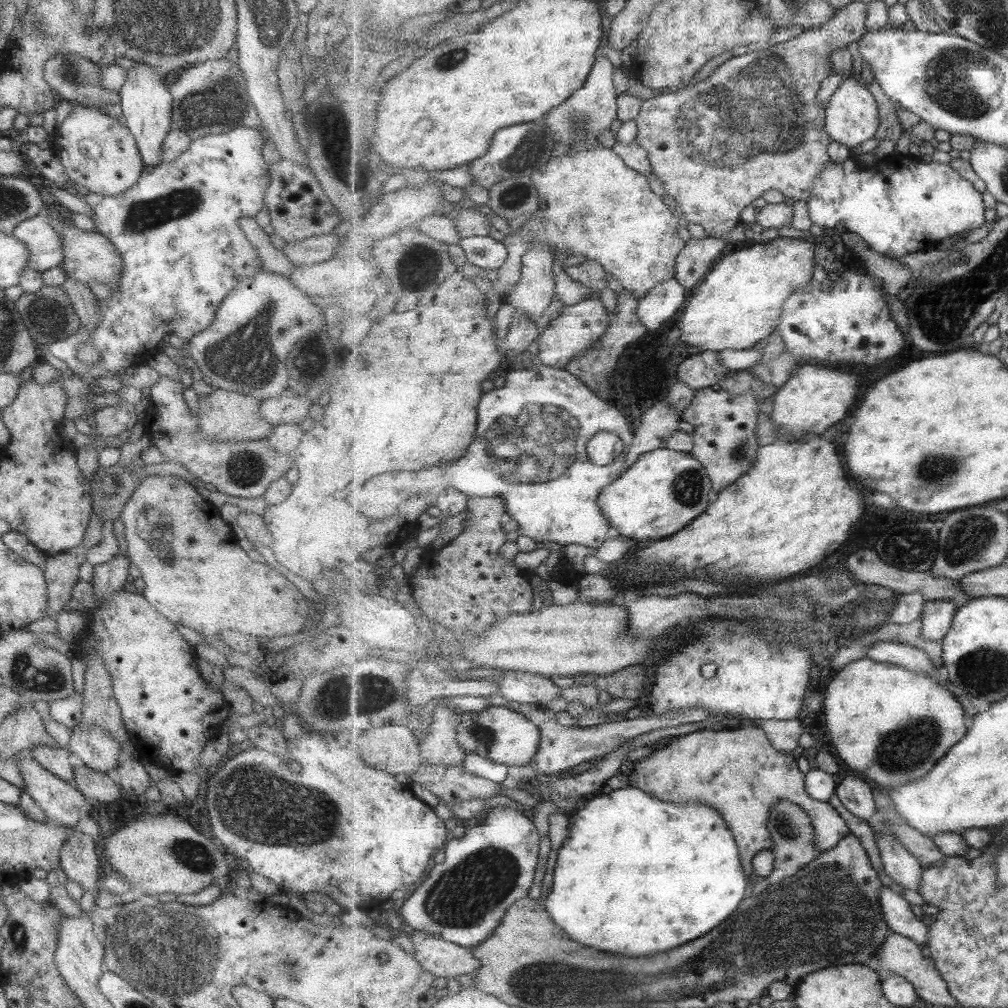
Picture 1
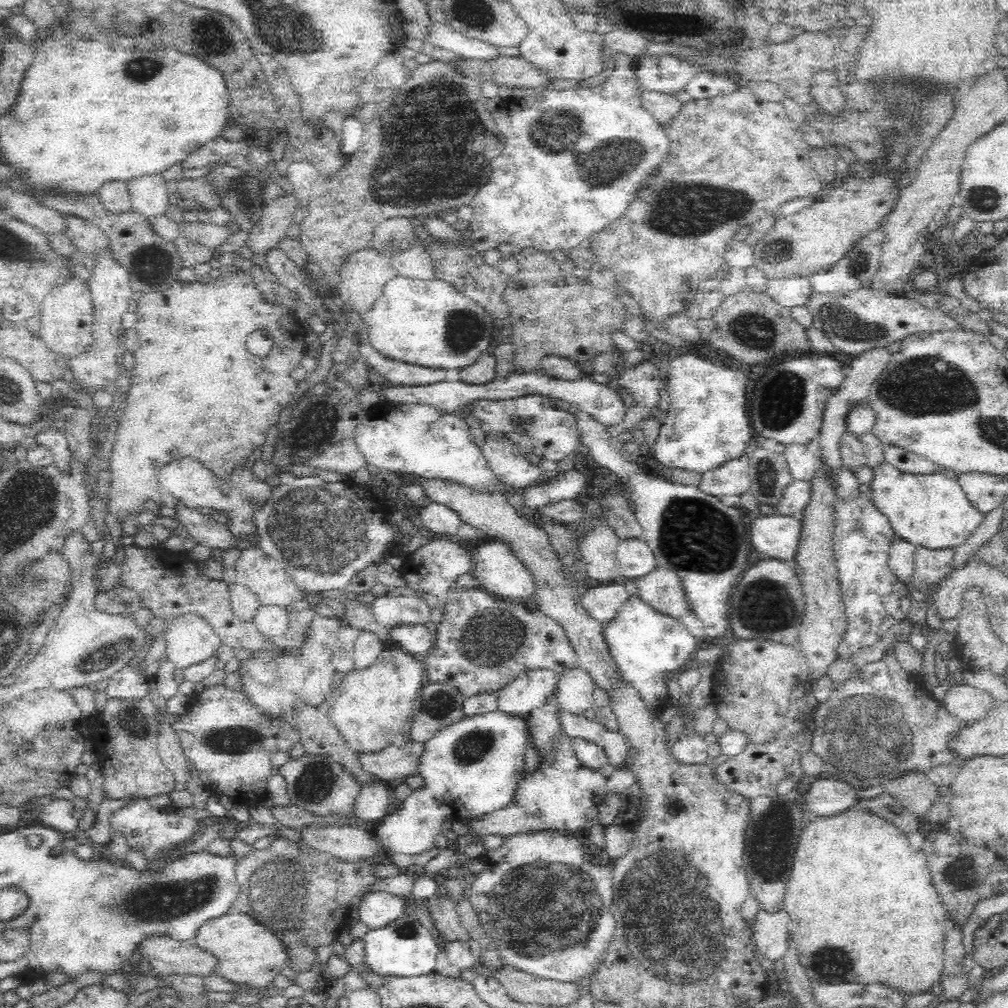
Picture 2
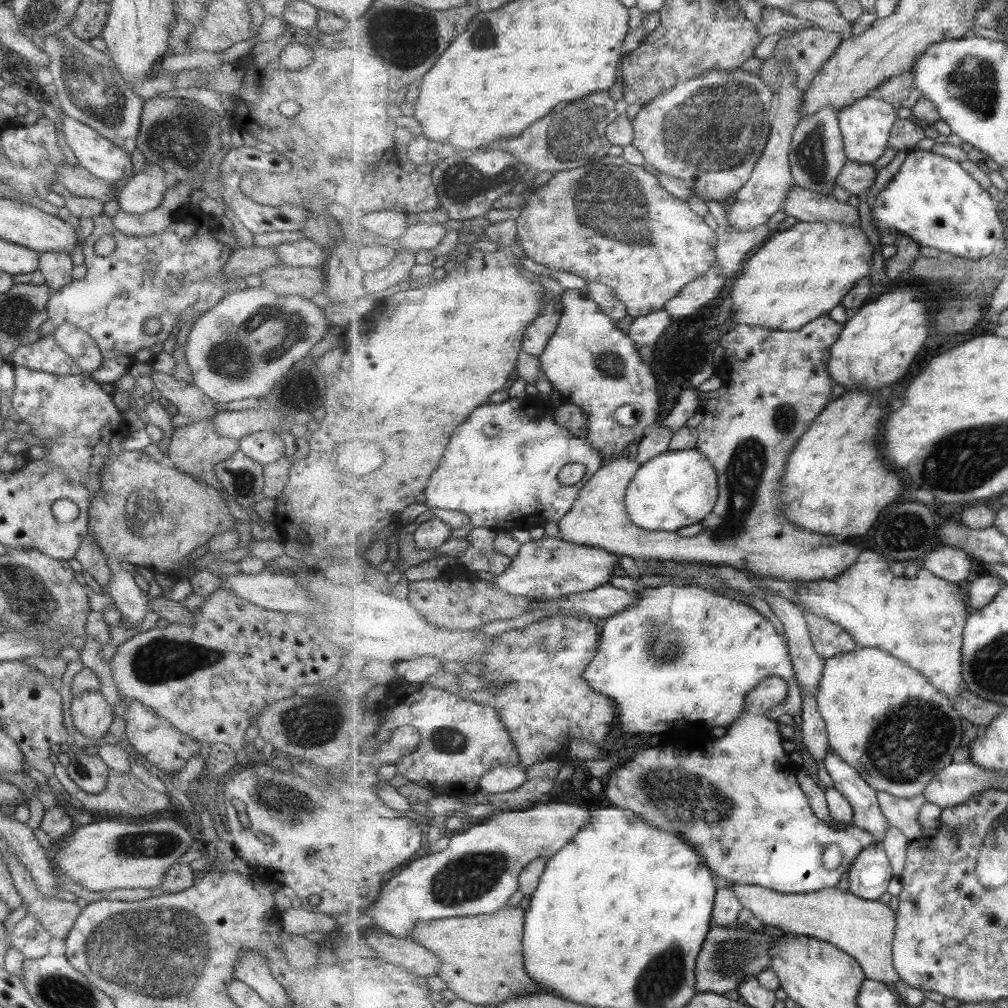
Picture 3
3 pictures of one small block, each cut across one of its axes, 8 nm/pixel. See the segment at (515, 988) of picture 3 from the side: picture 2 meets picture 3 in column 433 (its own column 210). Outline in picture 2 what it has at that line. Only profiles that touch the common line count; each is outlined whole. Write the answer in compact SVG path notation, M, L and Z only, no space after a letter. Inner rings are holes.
M230 911L205 922L198 928L193 943L218 959L215 975L242 987L269 986L289 962L282 940L247 912Z

